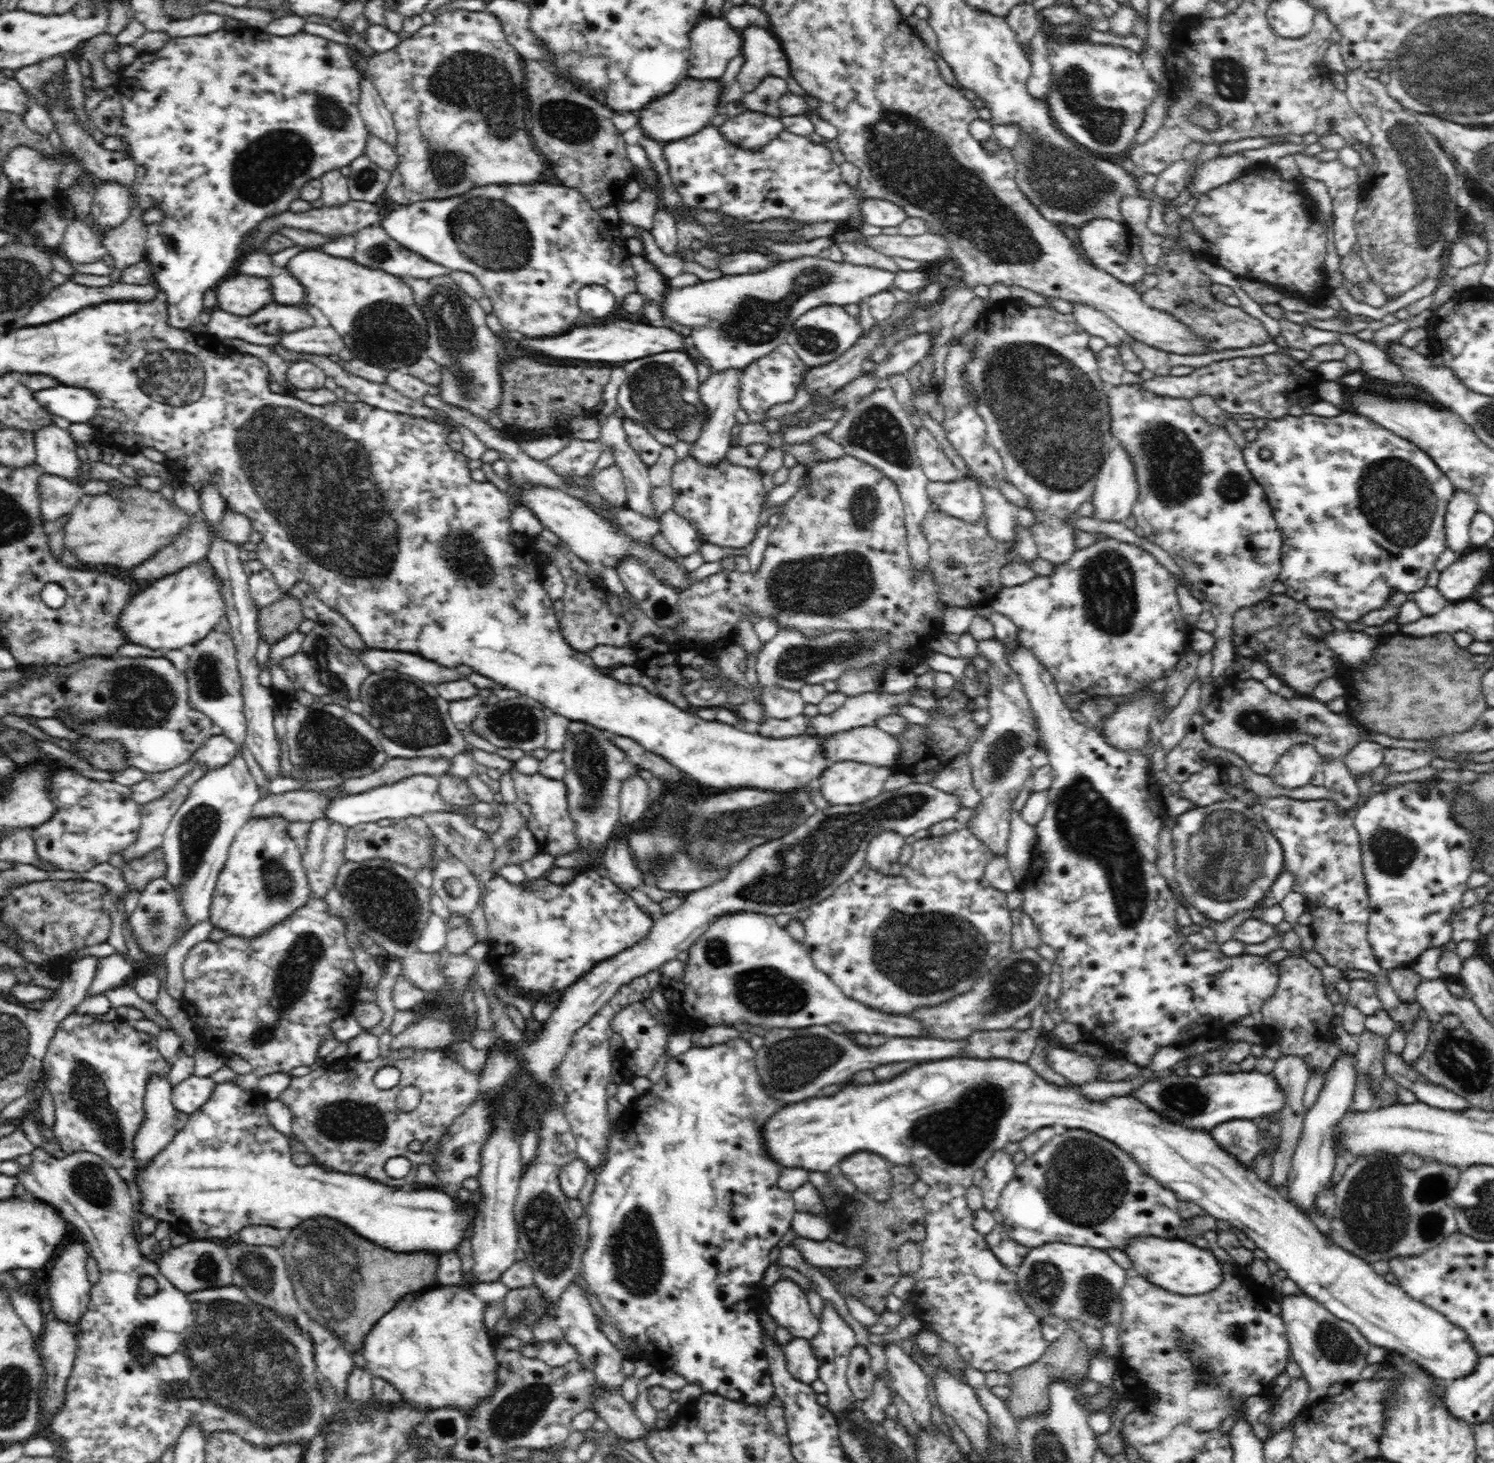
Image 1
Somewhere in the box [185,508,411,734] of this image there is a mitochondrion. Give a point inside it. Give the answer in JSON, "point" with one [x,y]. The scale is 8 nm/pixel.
{"point":[317,653]}

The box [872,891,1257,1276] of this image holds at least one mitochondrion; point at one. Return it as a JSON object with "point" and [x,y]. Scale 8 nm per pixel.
{"point":[958,1135]}

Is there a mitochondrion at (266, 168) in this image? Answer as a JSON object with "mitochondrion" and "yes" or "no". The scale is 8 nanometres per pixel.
{"mitochondrion":"yes"}

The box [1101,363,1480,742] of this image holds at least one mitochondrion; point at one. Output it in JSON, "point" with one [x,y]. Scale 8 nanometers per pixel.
{"point":[1396,498]}

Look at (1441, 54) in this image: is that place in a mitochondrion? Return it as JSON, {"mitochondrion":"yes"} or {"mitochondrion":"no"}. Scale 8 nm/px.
{"mitochondrion":"yes"}

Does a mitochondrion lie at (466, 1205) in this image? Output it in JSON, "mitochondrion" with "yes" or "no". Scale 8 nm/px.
{"mitochondrion":"no"}

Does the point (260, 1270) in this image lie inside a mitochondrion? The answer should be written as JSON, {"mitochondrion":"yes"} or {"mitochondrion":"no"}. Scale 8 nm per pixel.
{"mitochondrion":"yes"}

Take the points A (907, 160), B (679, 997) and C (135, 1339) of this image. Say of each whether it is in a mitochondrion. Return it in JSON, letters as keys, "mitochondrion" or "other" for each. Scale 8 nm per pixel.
{"A":"mitochondrion","B":"other","C":"mitochondrion"}

